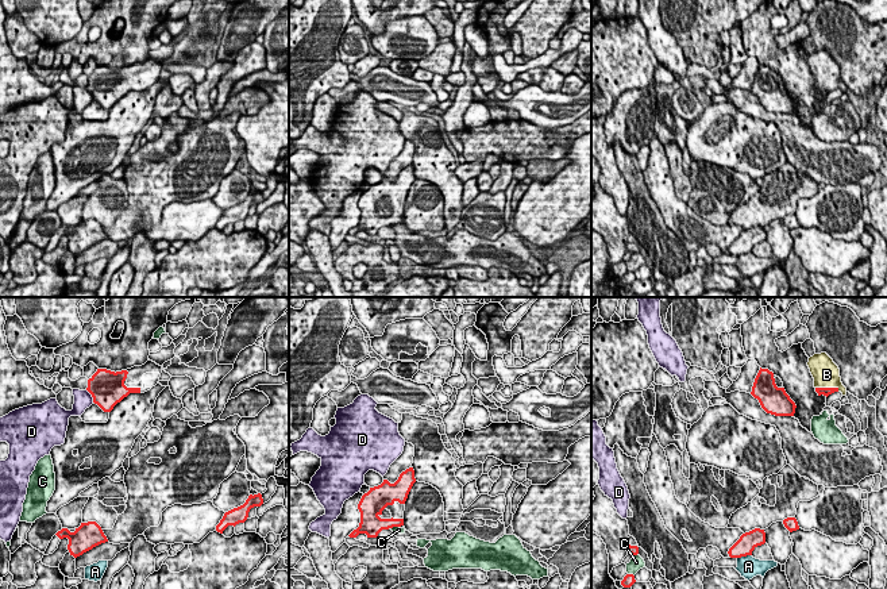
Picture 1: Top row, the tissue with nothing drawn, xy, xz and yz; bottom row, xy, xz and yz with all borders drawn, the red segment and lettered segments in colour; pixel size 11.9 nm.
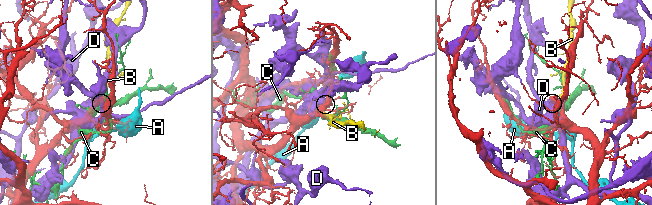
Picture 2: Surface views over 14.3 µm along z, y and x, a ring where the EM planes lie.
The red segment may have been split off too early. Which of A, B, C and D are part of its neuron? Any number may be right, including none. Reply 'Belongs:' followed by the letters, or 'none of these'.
Belongs: B

